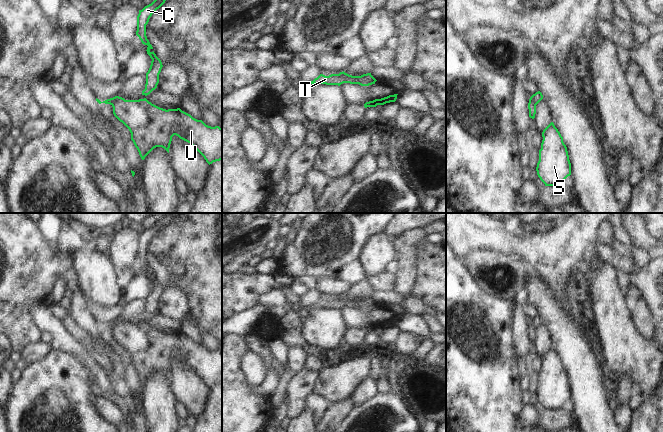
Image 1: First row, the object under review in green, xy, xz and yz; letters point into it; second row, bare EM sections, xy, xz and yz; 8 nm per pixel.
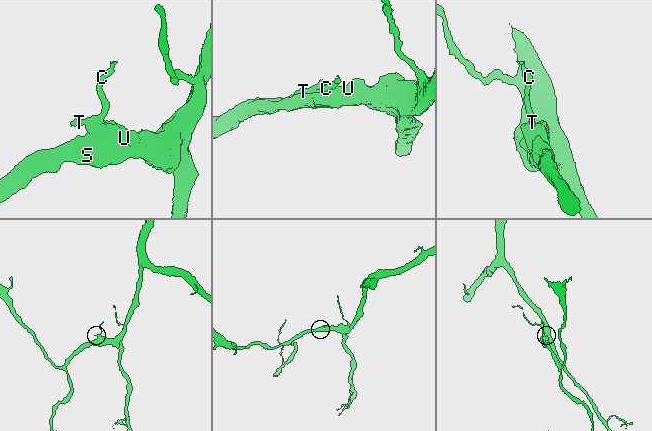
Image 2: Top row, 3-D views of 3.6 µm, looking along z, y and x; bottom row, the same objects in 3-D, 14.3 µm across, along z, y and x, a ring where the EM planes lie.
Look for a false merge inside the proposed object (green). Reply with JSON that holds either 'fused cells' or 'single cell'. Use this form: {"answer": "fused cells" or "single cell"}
{"answer": "fused cells"}

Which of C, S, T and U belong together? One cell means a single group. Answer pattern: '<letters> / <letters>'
C T / S U

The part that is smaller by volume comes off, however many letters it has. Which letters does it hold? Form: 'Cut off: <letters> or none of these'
Cut off: C, T

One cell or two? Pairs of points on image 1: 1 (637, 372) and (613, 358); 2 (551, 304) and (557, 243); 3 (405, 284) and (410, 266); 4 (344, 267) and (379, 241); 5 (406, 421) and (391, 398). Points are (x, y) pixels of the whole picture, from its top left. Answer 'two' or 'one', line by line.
1: one
2: two
3: one
4: two
5: one

